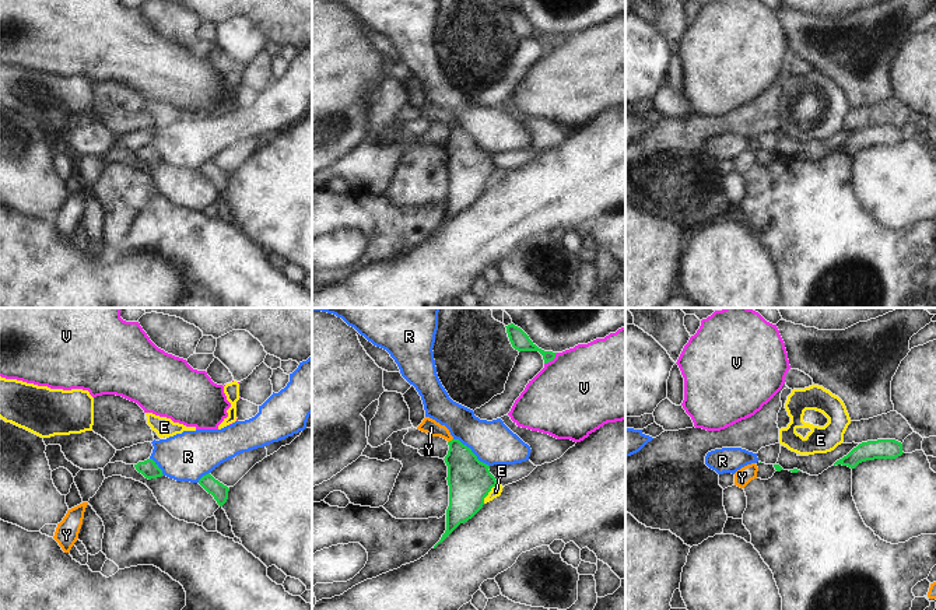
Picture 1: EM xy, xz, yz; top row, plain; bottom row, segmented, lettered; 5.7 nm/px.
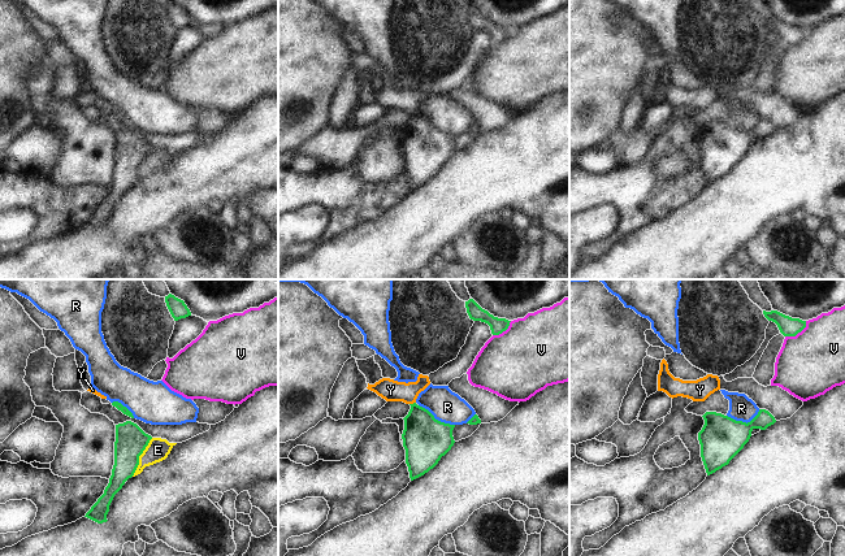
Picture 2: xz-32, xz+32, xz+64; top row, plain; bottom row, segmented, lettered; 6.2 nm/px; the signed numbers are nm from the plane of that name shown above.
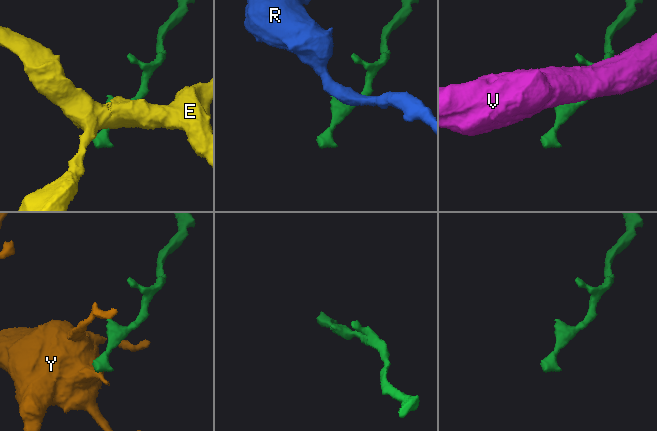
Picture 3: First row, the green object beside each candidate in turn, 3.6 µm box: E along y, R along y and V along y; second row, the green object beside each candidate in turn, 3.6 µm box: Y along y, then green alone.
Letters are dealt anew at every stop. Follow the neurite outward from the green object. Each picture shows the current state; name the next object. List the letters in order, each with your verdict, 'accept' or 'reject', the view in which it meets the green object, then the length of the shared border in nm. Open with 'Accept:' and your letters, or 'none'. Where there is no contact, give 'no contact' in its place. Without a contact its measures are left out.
Accept: none
E: reject | xz | 150 nm
R: reject | xz | 260 nm
V: reject | xz | 100 nm
Y: reject | xz | 40 nm

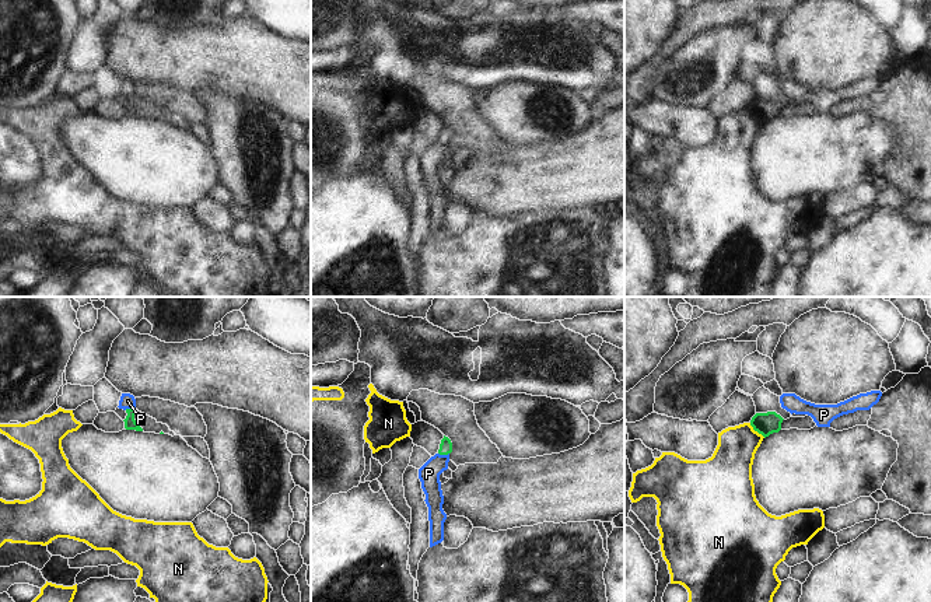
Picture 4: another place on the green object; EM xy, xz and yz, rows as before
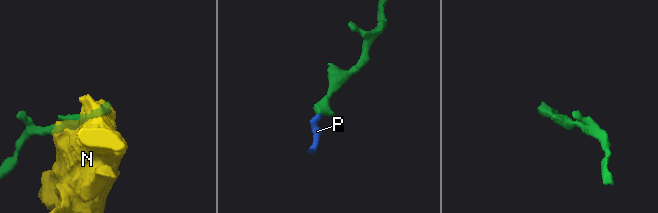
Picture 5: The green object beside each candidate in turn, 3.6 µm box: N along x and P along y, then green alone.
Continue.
Accept: P
N: reject | yz | 130 nm
P: accept | xz | 60 nm

